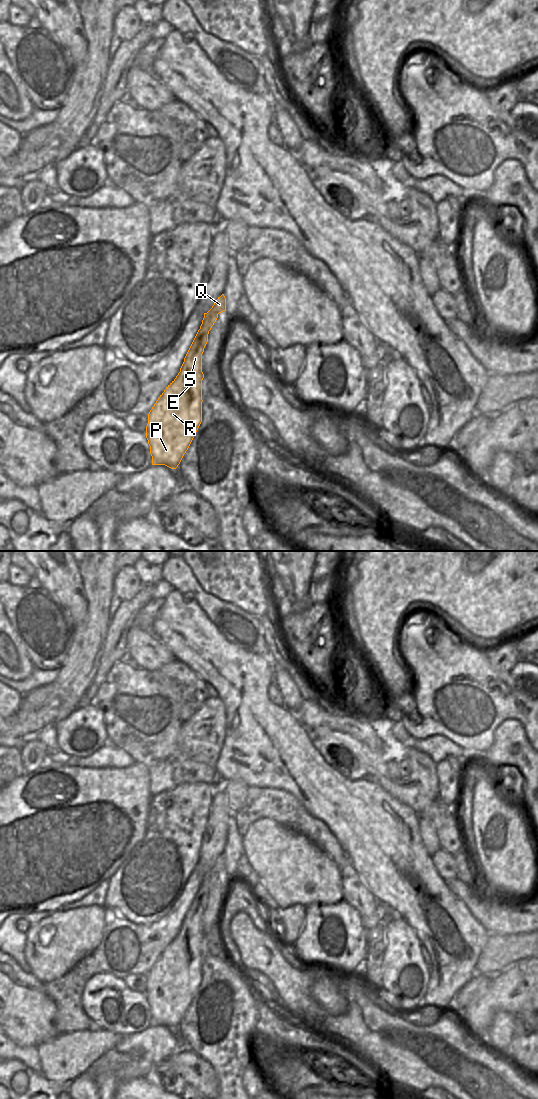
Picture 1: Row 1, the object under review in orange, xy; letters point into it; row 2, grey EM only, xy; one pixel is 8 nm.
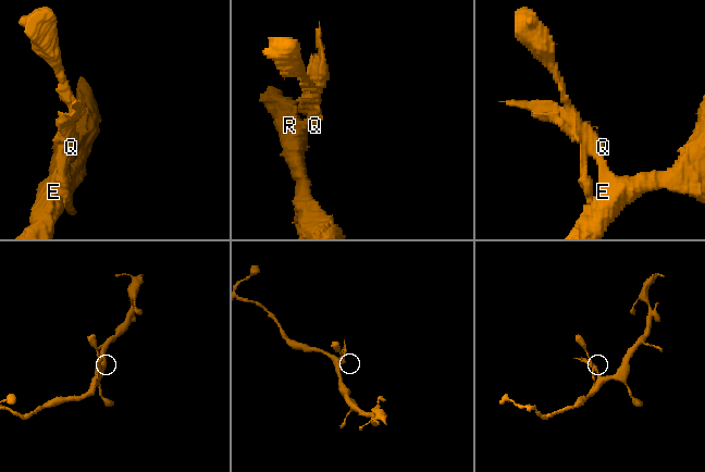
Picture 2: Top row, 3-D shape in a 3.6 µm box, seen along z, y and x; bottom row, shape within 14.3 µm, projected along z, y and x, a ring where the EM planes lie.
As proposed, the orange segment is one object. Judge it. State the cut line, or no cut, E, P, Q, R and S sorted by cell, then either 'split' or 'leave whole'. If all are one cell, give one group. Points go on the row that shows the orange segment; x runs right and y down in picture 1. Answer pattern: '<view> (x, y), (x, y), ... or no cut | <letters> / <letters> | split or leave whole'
xy (200, 328), (208, 331) | E P R S / Q | split

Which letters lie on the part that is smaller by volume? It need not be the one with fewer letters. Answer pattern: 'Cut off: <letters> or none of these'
Cut off: Q

